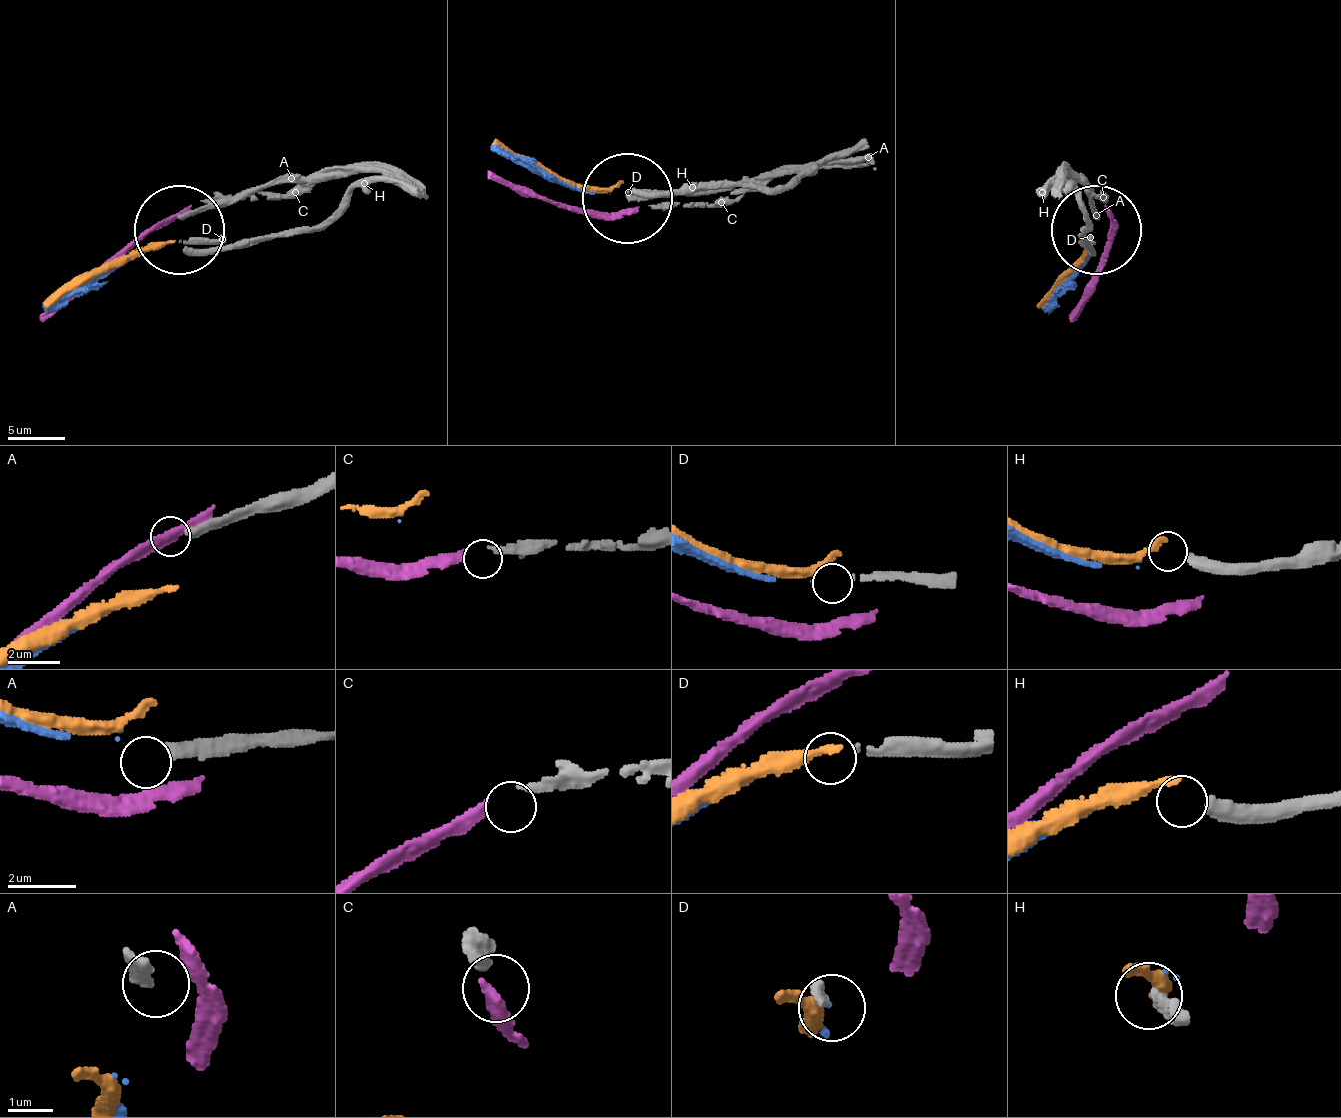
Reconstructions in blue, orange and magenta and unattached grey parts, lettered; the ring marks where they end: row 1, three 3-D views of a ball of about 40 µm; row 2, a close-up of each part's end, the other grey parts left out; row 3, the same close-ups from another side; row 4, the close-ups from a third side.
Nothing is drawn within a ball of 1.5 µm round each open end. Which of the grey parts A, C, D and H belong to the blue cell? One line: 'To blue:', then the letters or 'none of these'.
To blue: D

